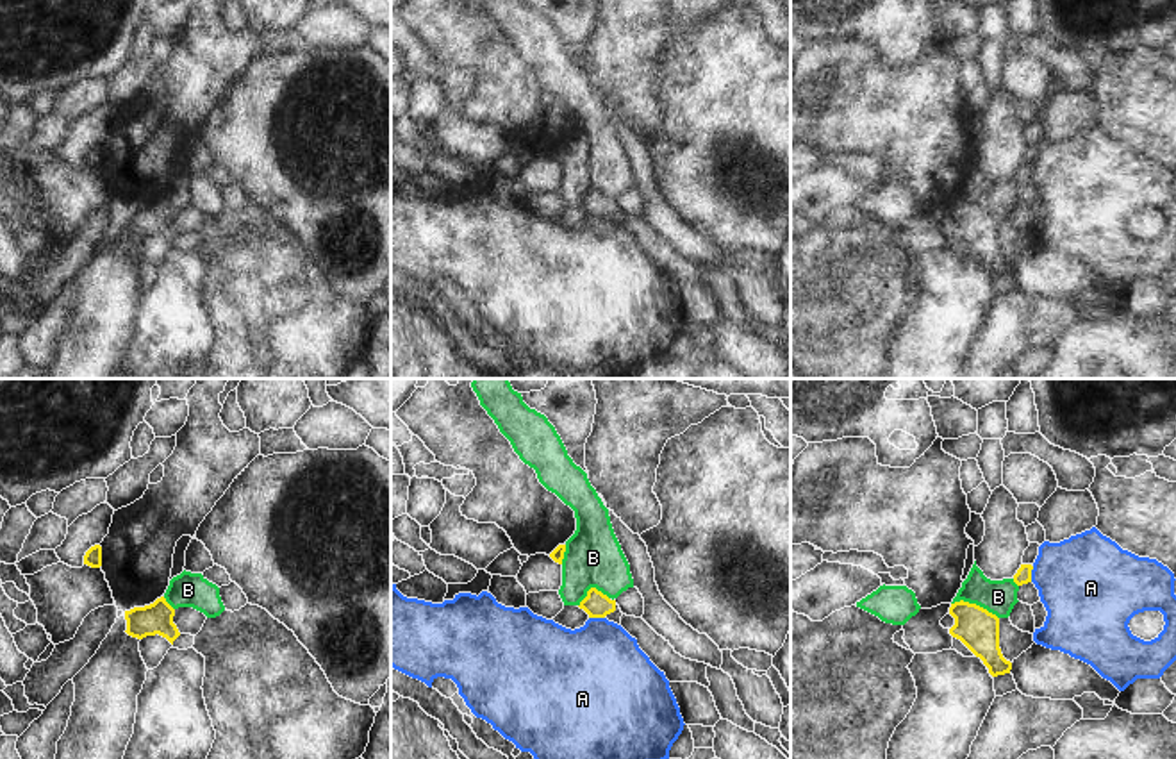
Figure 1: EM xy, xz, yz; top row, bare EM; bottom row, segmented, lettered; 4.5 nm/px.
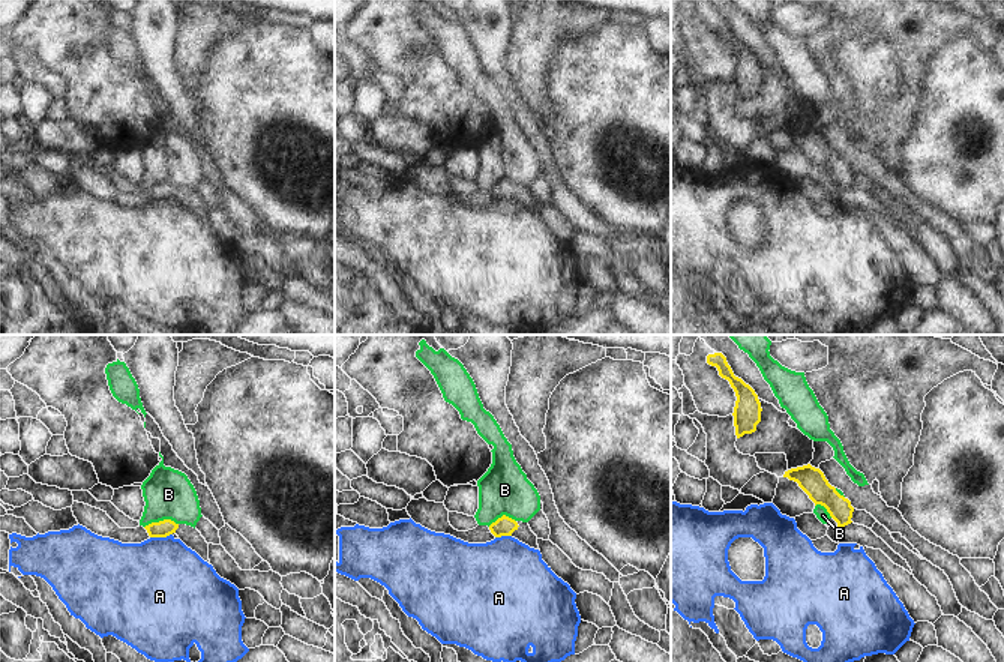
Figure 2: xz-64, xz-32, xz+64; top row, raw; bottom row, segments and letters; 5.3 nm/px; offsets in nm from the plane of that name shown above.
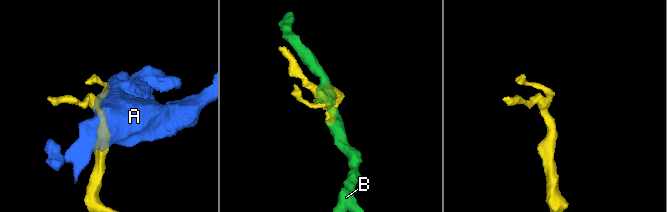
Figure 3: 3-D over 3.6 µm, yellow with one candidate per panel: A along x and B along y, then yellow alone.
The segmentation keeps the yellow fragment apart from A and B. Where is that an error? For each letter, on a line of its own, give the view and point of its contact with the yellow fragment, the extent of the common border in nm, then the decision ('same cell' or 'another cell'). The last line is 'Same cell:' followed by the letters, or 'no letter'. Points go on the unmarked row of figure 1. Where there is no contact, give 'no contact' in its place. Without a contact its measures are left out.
A: xz (596, 216) | 70 nm | another cell
B: yz (975, 204) | 220 nm | another cell
Same cell: no letter

